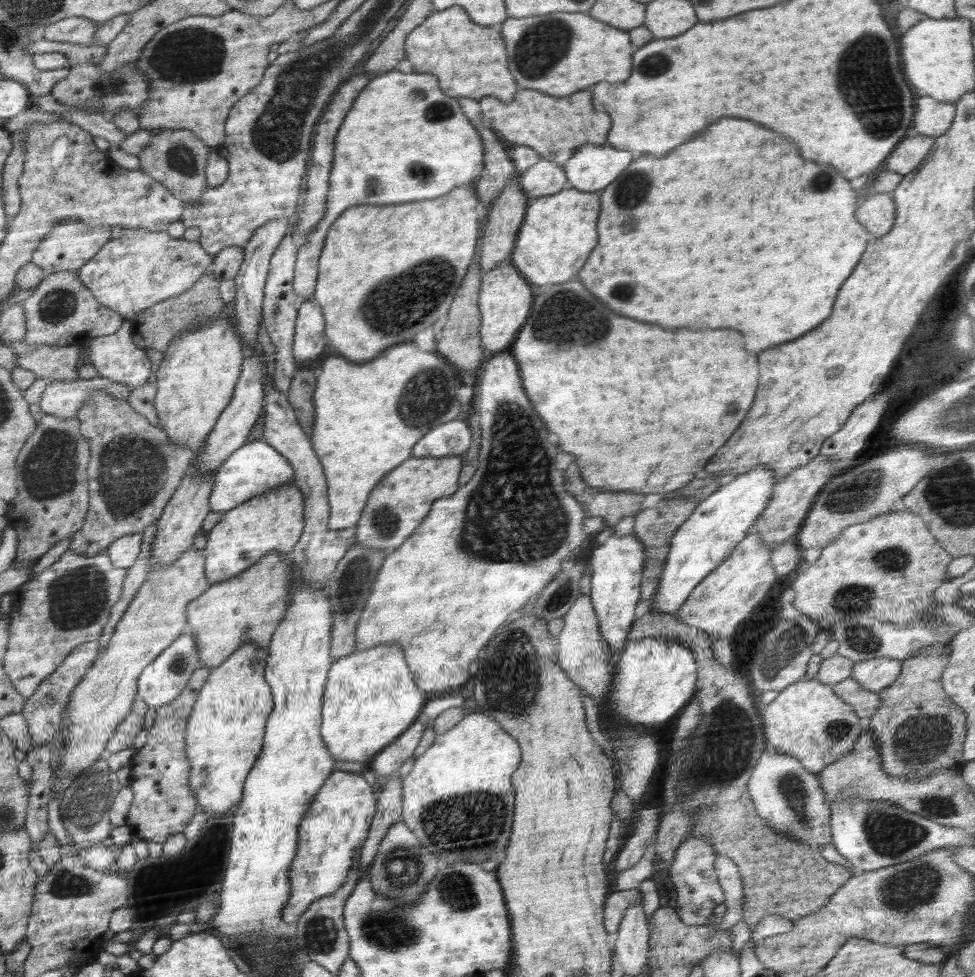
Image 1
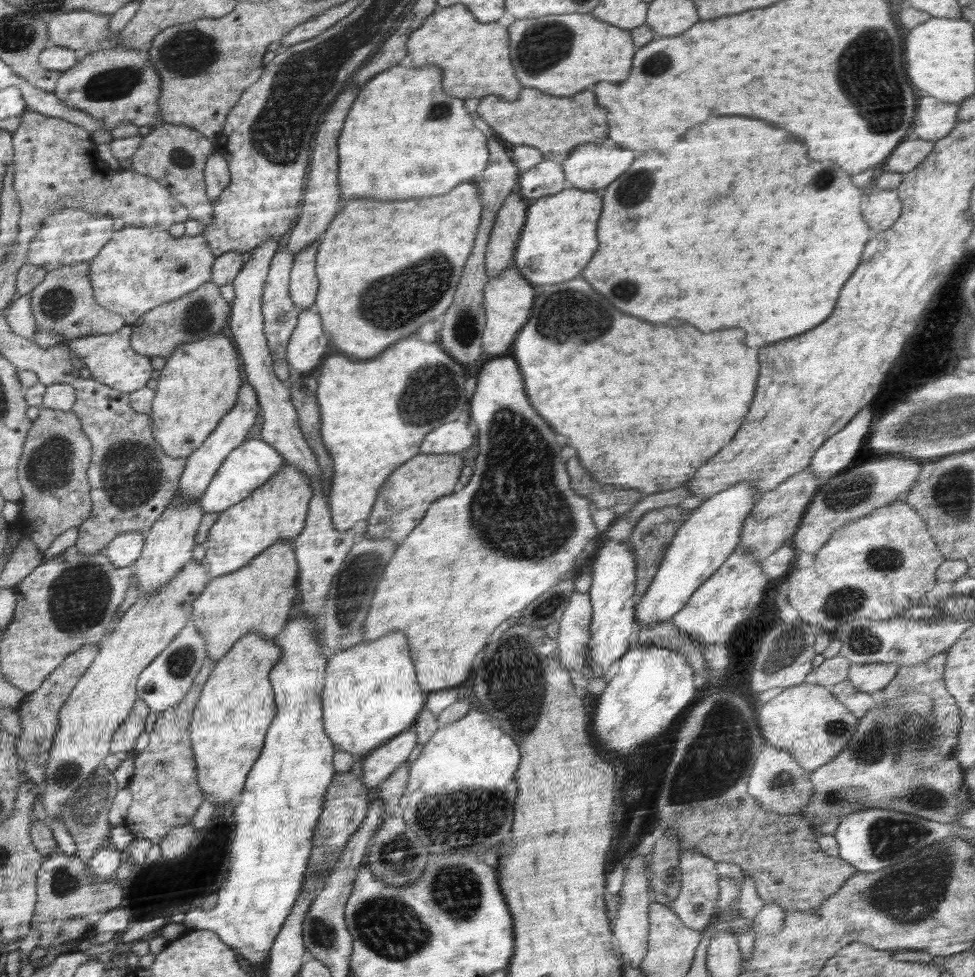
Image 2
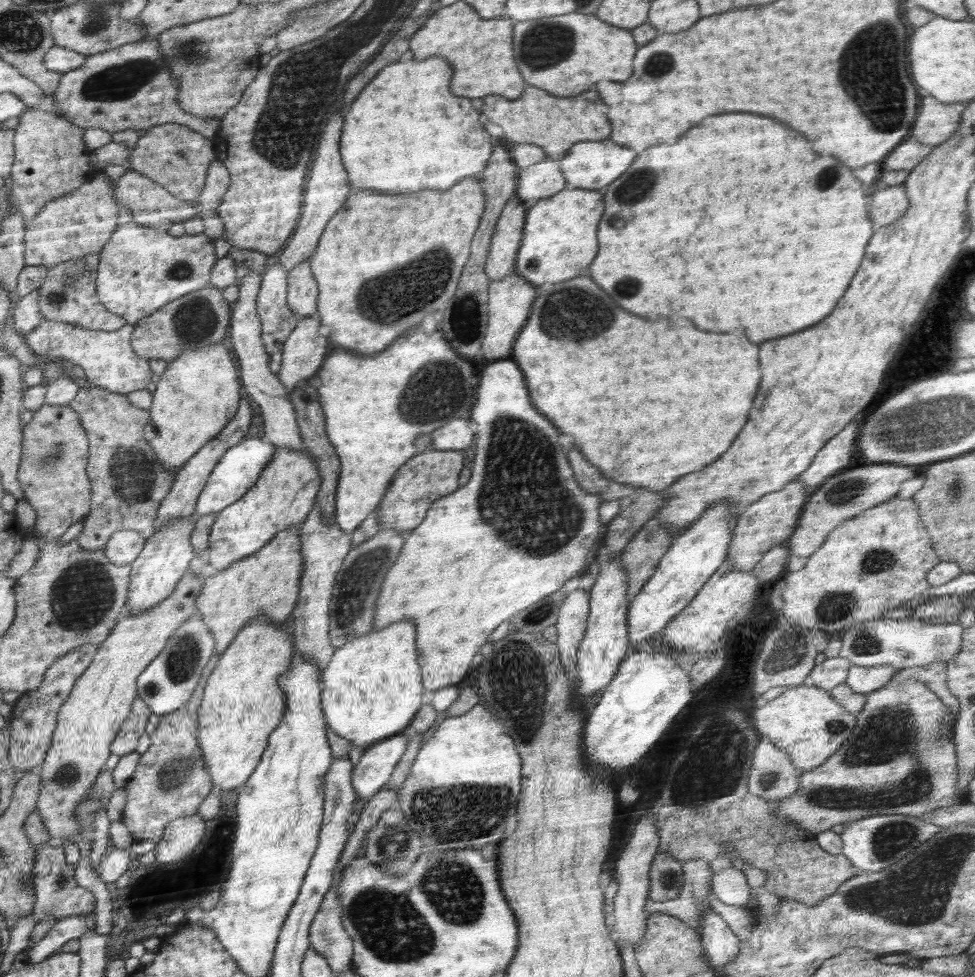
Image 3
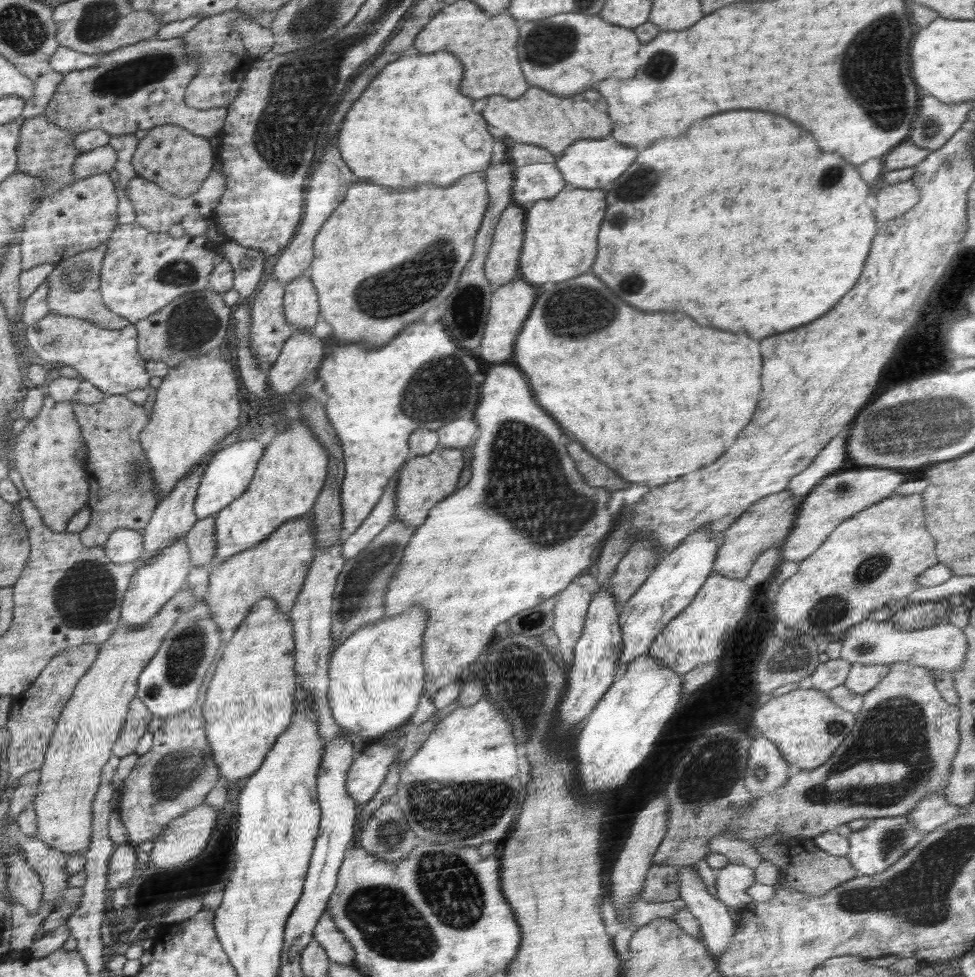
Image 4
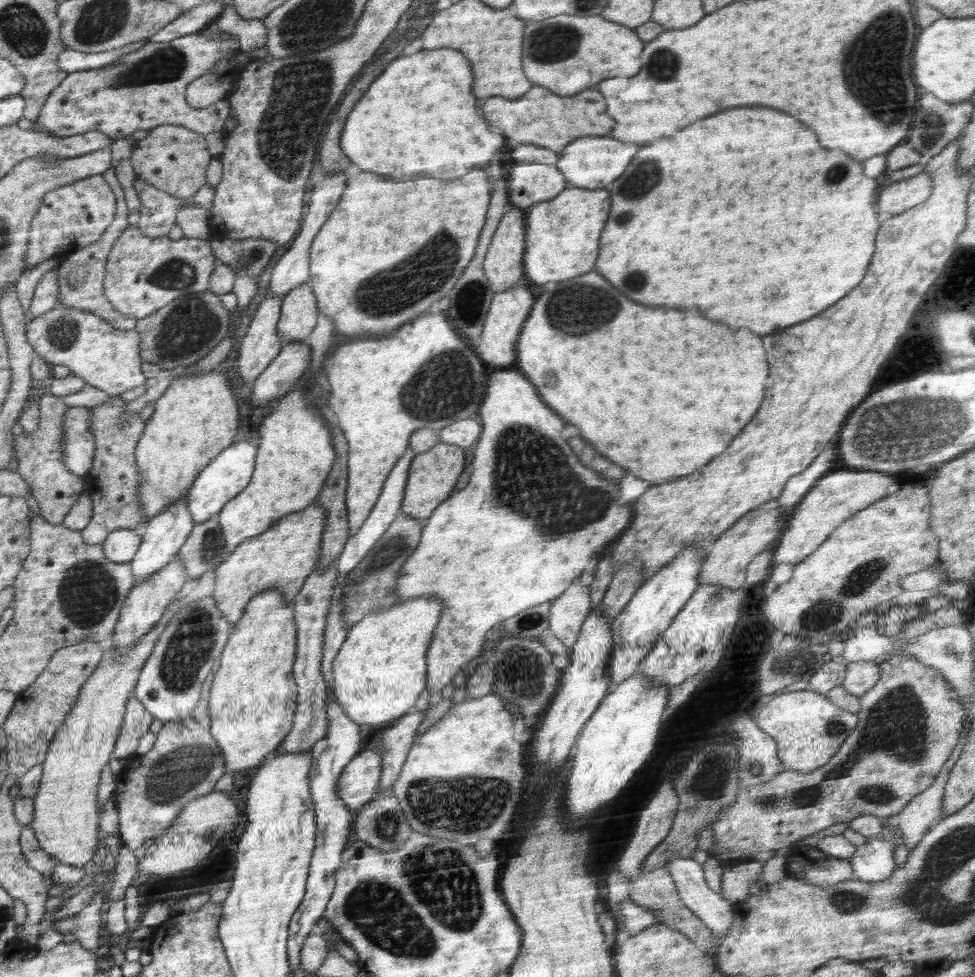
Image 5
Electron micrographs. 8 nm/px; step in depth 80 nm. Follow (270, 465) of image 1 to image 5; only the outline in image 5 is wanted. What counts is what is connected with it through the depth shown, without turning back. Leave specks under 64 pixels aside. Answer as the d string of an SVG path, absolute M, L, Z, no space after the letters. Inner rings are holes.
M258 438L231 444L228 446L228 450L224 450L224 454L220 454L220 458L216 458L216 462L210 461L202 469L202 472L198 474L196 480L190 486L186 496L186 506L195 524L217 515L222 507L247 488L247 485L251 482L251 477L254 476L255 458L258 456L259 444Z

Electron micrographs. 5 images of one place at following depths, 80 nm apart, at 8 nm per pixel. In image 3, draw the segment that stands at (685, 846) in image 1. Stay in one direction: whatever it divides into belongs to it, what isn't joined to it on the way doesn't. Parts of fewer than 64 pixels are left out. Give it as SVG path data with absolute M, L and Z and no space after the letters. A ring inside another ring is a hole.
M696 860L681 865L685 883L676 898L664 902L646 902L644 914L646 918L652 916L652 912L662 912L668 916L674 916L685 922L689 927L698 929L701 926L700 902L709 902L709 887L711 885L712 870L708 862Z

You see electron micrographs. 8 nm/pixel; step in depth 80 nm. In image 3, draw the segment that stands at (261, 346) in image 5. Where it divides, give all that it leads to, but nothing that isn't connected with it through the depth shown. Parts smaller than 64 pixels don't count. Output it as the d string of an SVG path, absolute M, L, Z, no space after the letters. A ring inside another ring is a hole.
M280 261L275 262L272 266L265 269L262 288L258 296L258 313L262 319L262 339L270 358L270 370L278 376L280 363L282 363L283 344L287 336L295 329L300 322L300 316L295 315L287 303L287 272L281 265Z

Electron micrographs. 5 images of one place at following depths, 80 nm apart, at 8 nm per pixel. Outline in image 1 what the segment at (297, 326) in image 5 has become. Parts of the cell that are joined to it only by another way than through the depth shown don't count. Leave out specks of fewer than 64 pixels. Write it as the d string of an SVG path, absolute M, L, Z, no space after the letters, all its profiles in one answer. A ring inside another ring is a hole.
M394 68L372 77L362 92L335 138L326 217L300 243L295 260L293 289L305 301L313 298L317 290L319 258L327 232L347 209L360 204L398 204L438 198L458 186L473 185L485 169L479 134L462 114L458 100L438 90L438 80L433 74L404 73Z

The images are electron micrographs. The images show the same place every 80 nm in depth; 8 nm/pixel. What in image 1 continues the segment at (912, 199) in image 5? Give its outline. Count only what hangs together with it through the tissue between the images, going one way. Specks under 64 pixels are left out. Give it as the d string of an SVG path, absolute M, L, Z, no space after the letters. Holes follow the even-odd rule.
M892 192L866 195L856 210L856 220L876 238L883 237L894 224L896 216Z

